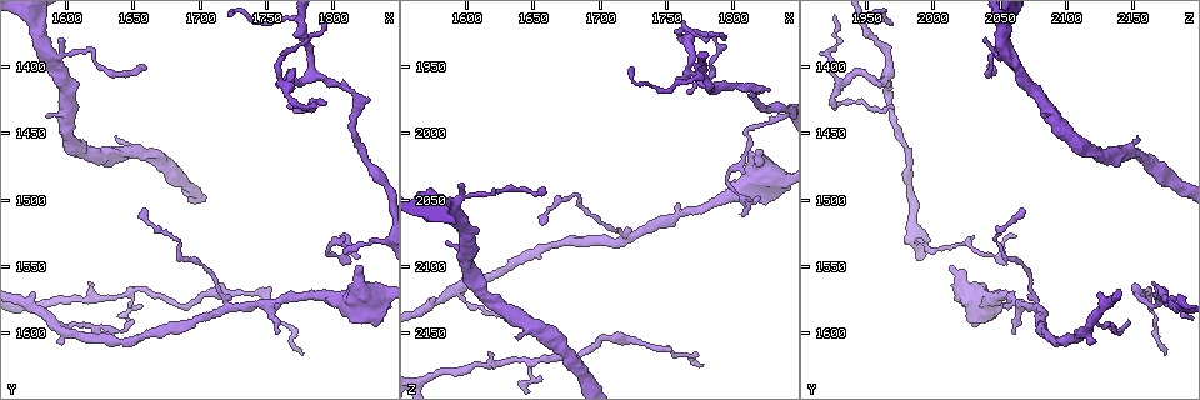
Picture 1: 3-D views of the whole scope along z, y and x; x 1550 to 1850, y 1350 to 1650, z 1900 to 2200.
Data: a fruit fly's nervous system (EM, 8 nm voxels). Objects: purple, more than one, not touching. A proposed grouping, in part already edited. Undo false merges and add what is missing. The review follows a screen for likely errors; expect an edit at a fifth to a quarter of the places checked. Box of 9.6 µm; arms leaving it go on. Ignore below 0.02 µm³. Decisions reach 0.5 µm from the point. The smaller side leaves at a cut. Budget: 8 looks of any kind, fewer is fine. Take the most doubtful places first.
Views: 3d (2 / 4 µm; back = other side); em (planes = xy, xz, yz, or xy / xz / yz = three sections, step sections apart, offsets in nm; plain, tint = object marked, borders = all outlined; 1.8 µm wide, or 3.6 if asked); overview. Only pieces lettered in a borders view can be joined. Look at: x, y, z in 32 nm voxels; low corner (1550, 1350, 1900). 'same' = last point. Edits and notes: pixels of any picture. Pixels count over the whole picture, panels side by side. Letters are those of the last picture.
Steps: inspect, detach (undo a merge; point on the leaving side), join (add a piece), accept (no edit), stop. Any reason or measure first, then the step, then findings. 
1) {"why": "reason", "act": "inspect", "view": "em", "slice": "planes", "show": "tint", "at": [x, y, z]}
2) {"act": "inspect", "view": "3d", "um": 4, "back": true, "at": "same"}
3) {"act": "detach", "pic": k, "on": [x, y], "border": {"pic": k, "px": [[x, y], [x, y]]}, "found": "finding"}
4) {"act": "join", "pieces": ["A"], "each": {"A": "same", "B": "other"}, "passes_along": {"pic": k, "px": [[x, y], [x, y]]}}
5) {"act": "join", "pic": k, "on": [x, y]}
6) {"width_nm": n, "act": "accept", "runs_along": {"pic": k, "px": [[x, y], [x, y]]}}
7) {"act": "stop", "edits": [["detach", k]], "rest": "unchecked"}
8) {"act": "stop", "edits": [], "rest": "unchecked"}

{"why": "an open end", "act": "inspect", "view": "em", "slice": "planes", "show": "borders", "at": [1586, 1436, 2078]}

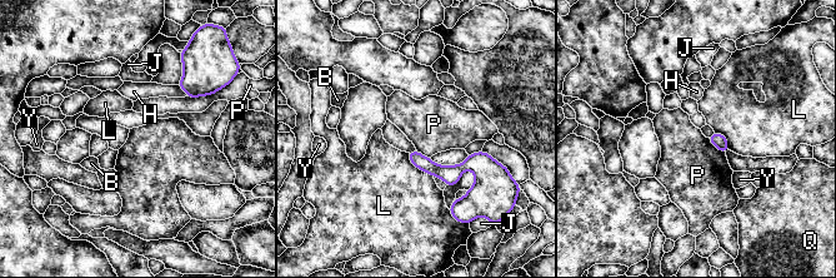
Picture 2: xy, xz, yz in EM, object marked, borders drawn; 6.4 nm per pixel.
{"act": "accept", "each": {"B": "other", "H": "other", "J": "other", "L": "other", "P": "other", "Q": "other", "Y": "other"}, "border": {"pic": 2, "px": [[707, 138], [725, 153]]}, "found": "none of them fits"}

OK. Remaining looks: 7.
{"why": "sharp bend", "act": "inspect", "view": "em", "slice": "planes", "show": "borders", "at": [1764, 1412, 1932]}

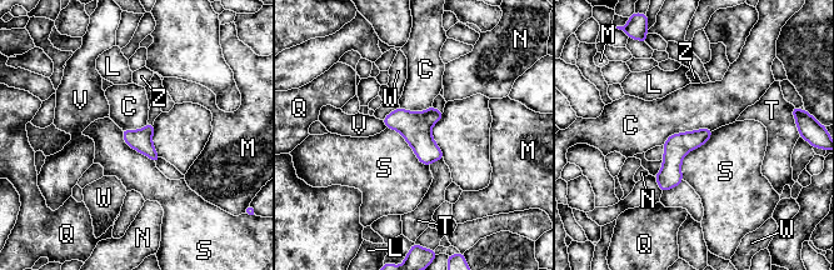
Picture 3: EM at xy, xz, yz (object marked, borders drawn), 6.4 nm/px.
{"width_nm": 140, "act": "accept", "each": {"C": "other", "L": "other", "M": "other", "N": "other", "Q": "other", "S": "other", "T": "other", "V": "other", "W": "other", "Z": "other"}, "found": "all the same neuron"}

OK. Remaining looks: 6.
{"why": "thin neck", "act": "inspect", "view": "em", "um": 3.6, "slice": "xz", "step": 16, "show": "tint", "at": [1736, 1570, 2158]}

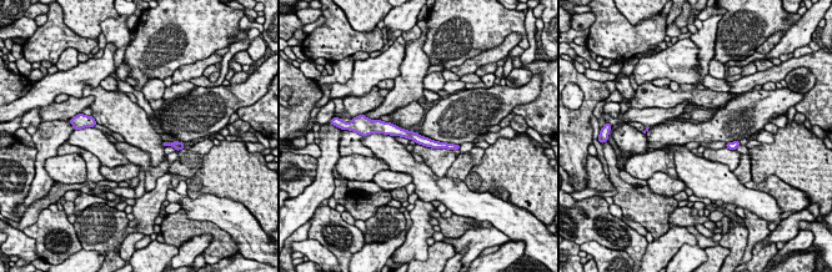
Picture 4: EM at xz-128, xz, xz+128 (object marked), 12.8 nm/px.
{"why": "what lies round it", "act": "inspect", "view": "em", "um": 3.6, "slice": "xz", "step": 16, "show": "borders", "at": "same"}

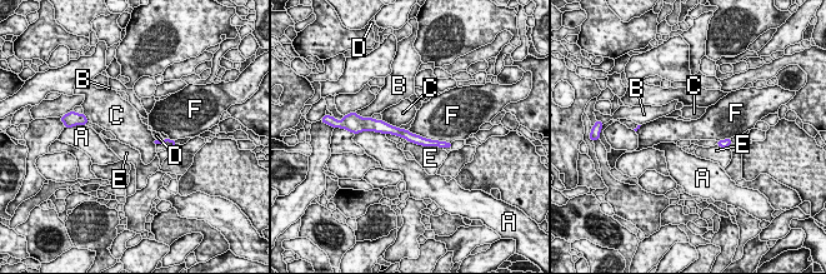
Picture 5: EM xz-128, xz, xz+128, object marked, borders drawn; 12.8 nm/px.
{"longest_contact_nm": ["F", 600], "act": "accept", "each": {"A": "other", "B": "other", "C": "other", "D": "other", "E": "other", "F": "other"}, "runs_along": {"pic": 5, "px": [[375, 126], [442, 144]]}, "found": "one neuron here"}

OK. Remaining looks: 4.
{"why": "abrupt turn", "act": "inspect", "view": "em", "um": 3.6, "slice": "planes", "show": "plain", "at": [1816, 1422, 1968]}

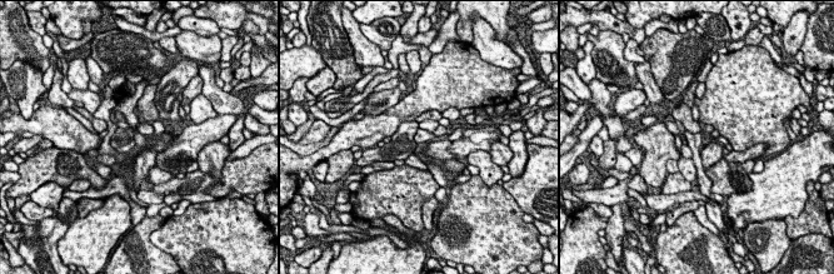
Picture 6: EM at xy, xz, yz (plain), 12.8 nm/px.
{"act": "inspect", "view": "em", "um": 3.6, "slice": "planes", "show": "tint", "at": "same"}

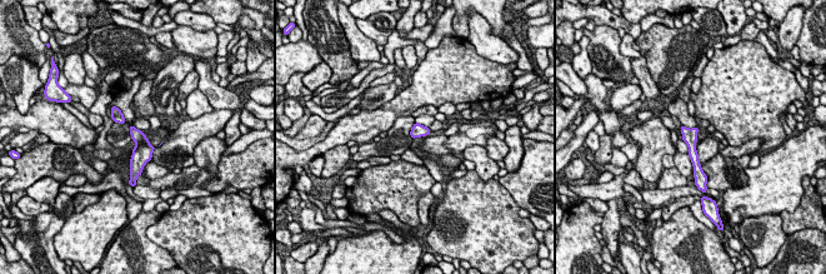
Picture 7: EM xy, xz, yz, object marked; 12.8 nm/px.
{"act": "inspect", "view": "em", "um": 3.6, "slice": "planes", "show": "borders", "at": "same"}

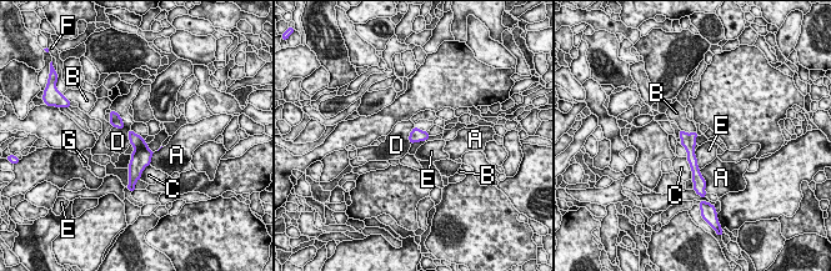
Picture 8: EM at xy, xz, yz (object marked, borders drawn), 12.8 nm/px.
{"width_nm": 170, "act": "accept", "each": {"A": "other", "B": "other", "C": "other", "D": "other", "E": "other", "F": "other", "G": "other"}, "border": {"pic": 8, "px": [[123, 119], [123, 126], [114, 128]]}, "found": "all the same neuron"}

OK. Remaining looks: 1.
{"act": "stop", "edits": [], "rest": "unchecked"}

